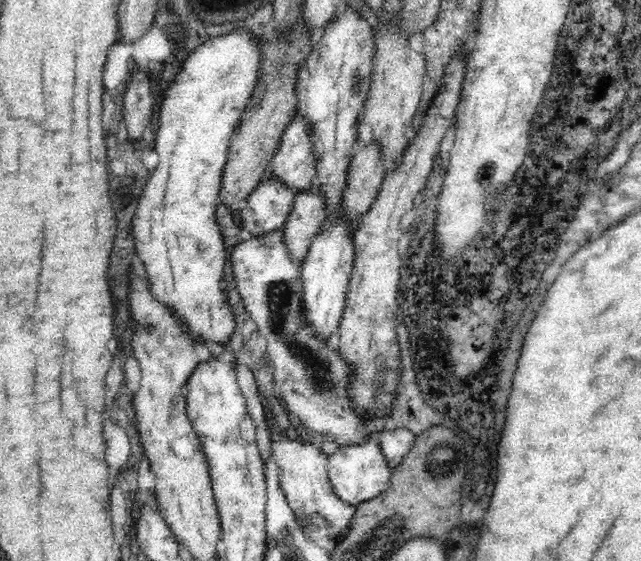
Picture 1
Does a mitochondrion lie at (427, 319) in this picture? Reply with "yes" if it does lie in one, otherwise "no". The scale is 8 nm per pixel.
no

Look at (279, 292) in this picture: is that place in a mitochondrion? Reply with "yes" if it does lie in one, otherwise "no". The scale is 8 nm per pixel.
yes

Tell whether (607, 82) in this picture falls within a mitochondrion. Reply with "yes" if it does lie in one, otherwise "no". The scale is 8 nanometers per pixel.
no

